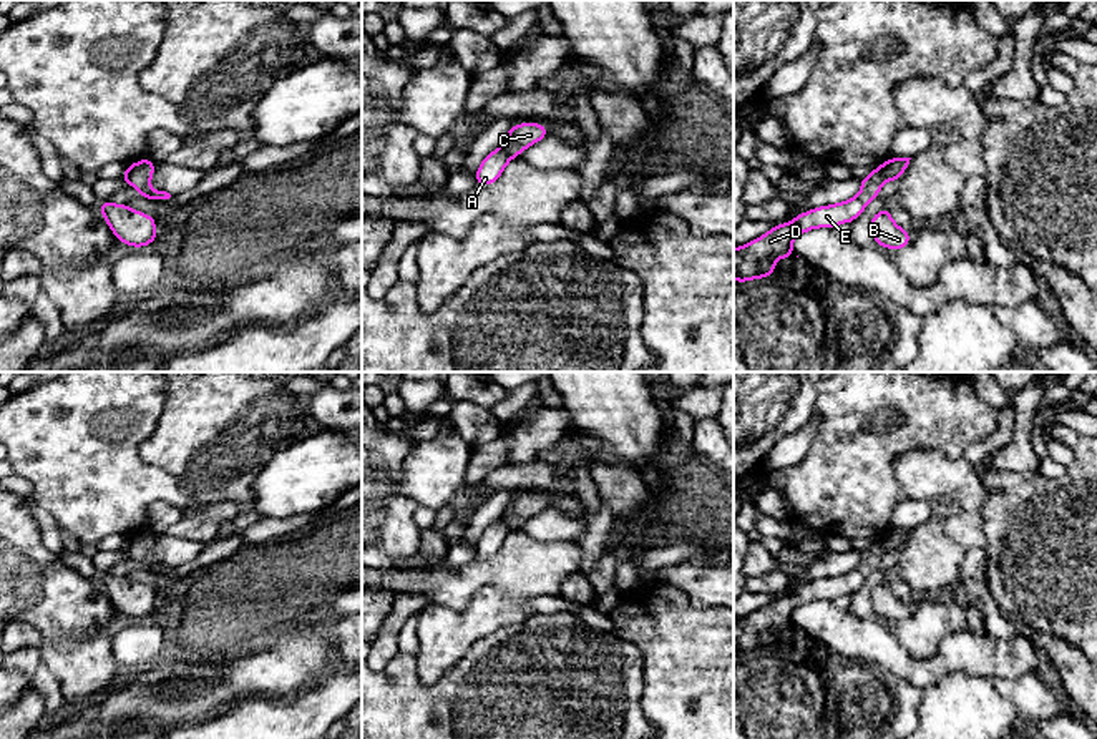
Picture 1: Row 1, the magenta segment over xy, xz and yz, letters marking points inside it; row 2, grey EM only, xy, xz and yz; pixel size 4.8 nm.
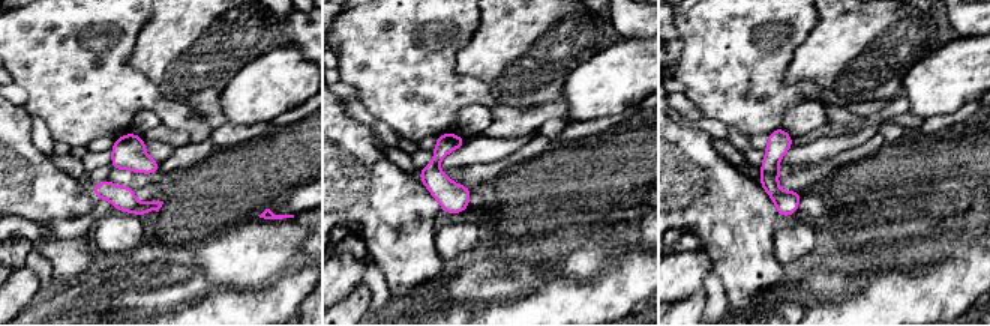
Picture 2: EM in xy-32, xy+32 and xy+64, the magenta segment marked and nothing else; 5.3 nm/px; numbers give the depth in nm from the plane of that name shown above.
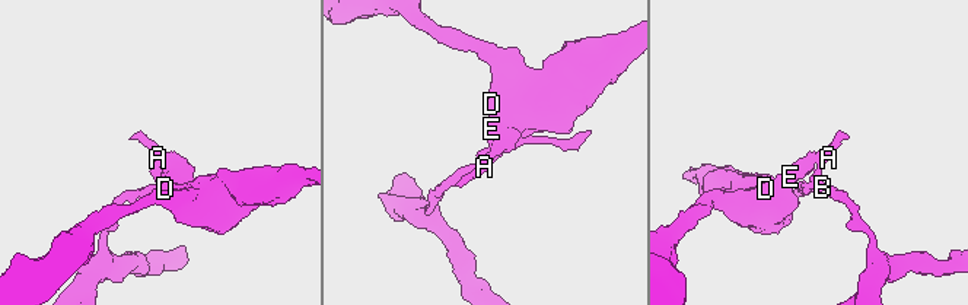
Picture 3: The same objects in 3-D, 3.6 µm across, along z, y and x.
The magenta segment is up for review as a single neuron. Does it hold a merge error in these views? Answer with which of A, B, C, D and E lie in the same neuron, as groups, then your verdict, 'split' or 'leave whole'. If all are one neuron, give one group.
groups A B / C D E; split

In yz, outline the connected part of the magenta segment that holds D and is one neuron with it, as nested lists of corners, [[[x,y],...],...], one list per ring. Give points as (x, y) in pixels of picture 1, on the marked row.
[[[883,164],[860,179],[861,191],[845,203],[820,206],[807,213],[800,213],[787,224],[777,224],[763,236],[745,246],[734,249],[734,279],[740,284],[760,277],[773,277],[775,261],[797,256],[792,242],[797,236],[817,229],[833,229],[843,223],[853,223],[871,199],[876,199],[883,183],[886,181]]]

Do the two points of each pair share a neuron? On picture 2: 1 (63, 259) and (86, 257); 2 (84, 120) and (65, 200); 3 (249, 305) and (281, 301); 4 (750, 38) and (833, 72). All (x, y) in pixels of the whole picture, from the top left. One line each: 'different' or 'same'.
1: same
2: different
3: same
4: different

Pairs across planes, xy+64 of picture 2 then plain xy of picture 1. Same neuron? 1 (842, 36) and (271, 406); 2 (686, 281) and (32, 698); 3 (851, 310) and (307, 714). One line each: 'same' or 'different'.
1: same
2: different
3: same

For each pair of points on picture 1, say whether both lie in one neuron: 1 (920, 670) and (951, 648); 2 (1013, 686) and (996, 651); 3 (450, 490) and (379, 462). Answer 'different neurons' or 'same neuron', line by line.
1: same neuron
2: different neurons
3: different neurons

